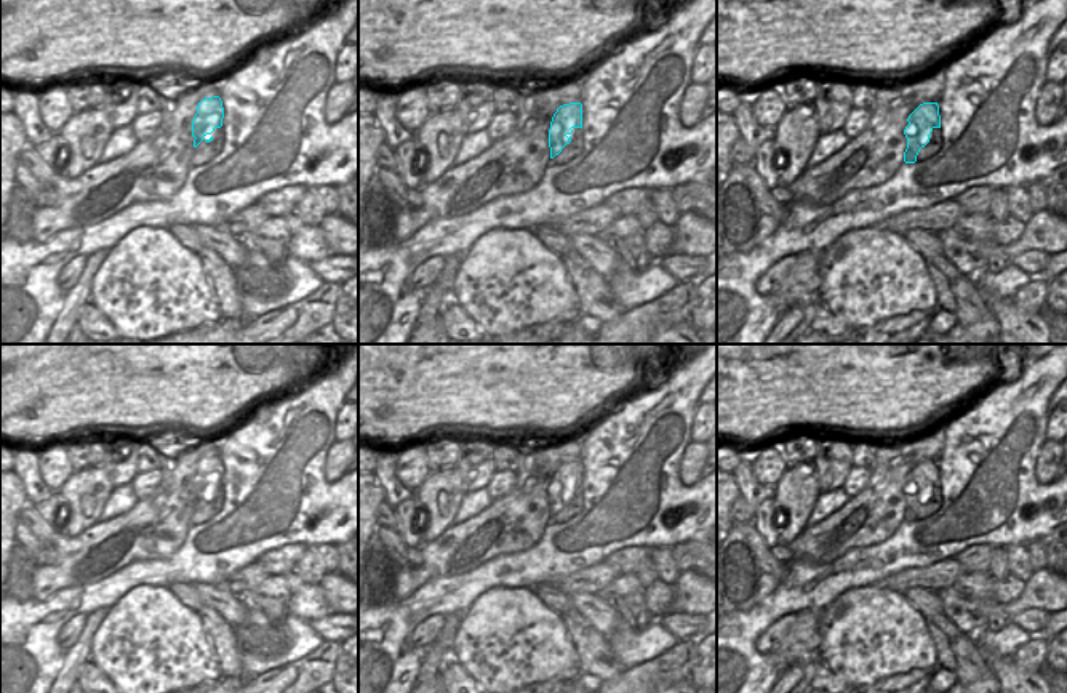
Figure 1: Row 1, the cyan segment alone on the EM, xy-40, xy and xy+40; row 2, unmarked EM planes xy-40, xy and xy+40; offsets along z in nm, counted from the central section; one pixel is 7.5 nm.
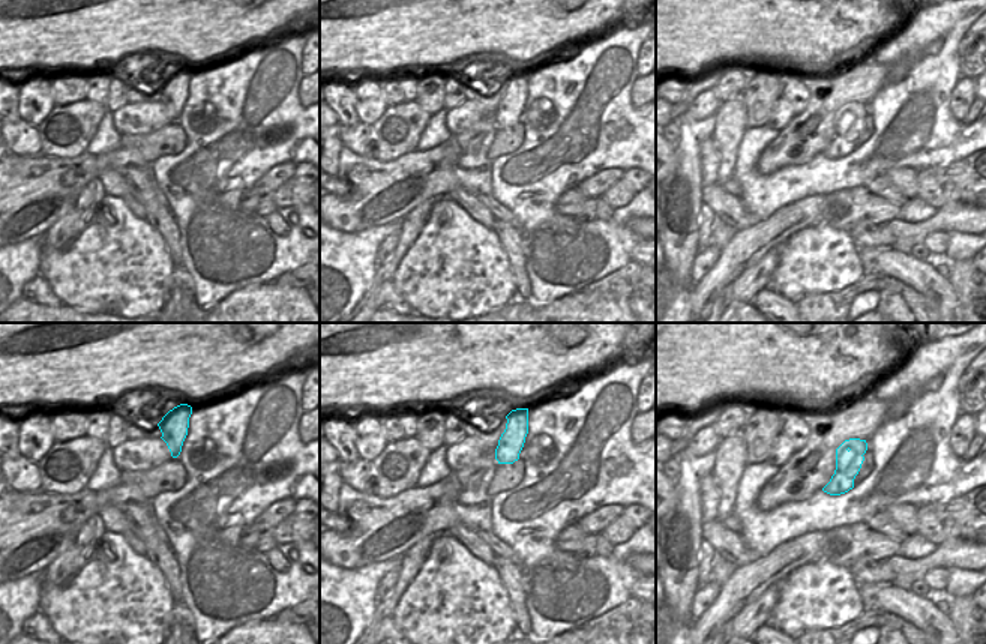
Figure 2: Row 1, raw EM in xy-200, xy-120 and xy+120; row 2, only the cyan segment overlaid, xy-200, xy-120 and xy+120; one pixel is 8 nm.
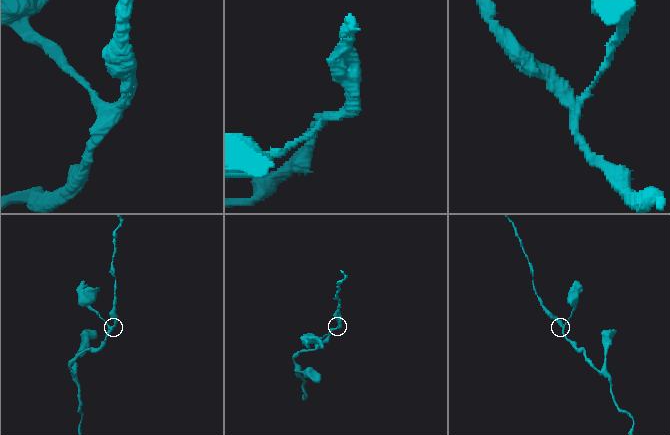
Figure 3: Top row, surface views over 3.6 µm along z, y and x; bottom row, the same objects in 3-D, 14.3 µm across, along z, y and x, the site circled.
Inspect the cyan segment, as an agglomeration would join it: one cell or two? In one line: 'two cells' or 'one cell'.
one cell

